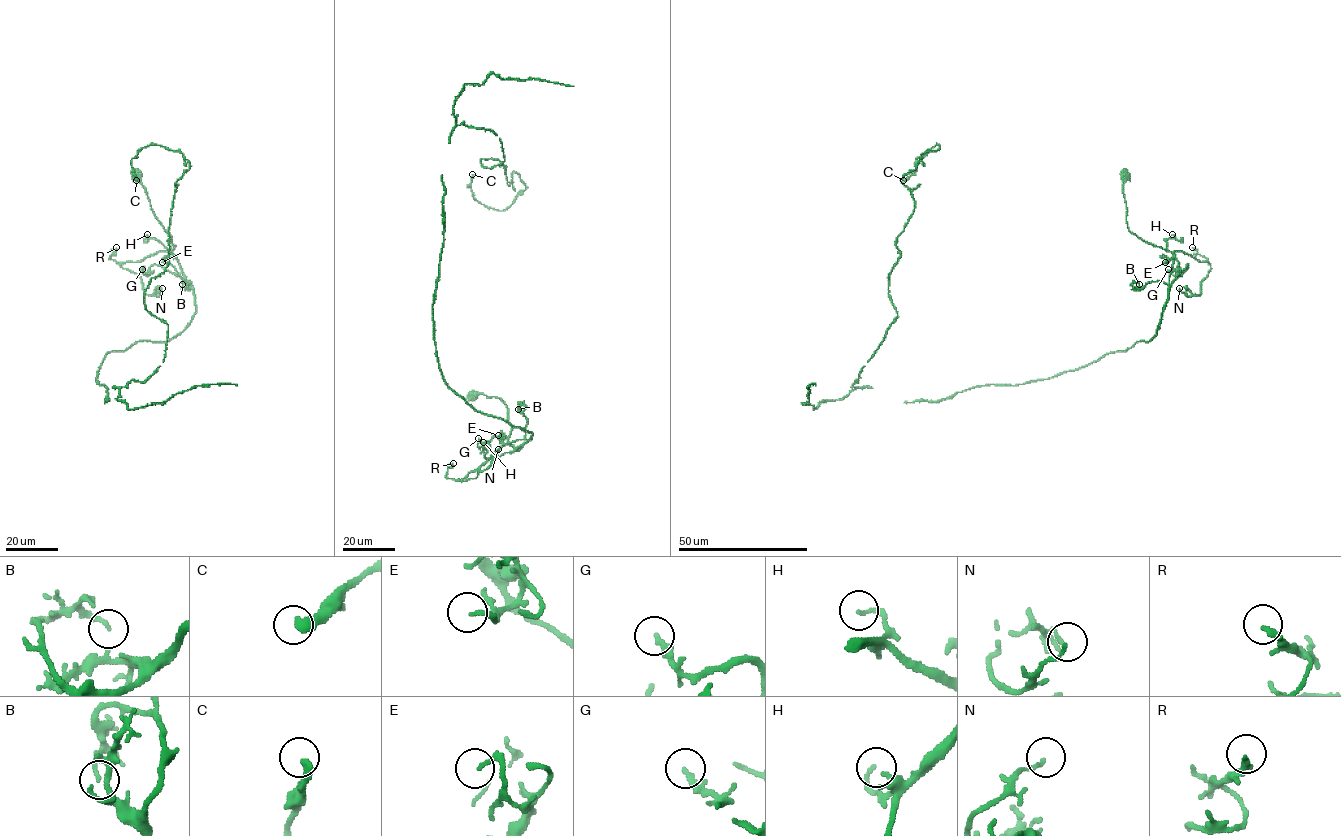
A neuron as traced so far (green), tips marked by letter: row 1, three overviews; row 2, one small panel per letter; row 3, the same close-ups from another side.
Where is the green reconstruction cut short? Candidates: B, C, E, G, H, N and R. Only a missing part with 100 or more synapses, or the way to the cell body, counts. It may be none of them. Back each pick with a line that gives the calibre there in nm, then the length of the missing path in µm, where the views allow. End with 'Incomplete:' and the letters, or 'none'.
Incomplete: none

